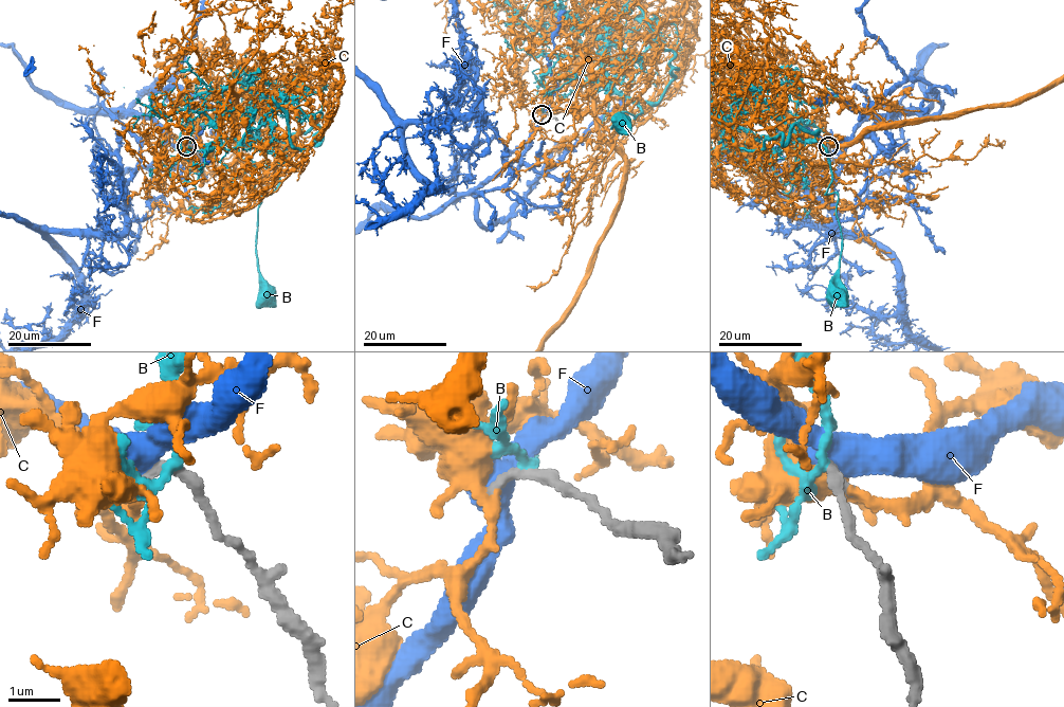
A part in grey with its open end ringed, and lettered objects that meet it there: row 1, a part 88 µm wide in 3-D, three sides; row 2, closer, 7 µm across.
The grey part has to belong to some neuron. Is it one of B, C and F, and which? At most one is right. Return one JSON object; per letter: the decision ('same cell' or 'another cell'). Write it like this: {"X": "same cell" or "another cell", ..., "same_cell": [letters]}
{"B": "another cell", "C": "same cell", "F": "another cell", "same_cell": ["C"]}

